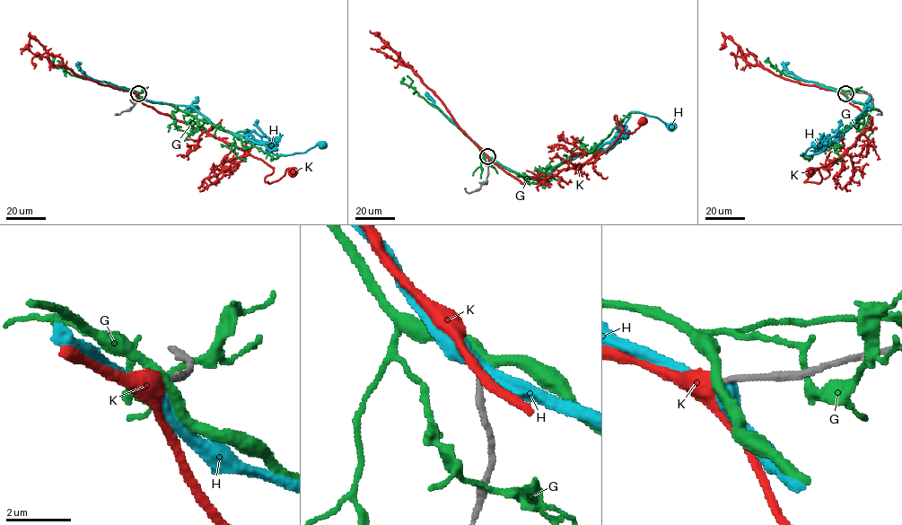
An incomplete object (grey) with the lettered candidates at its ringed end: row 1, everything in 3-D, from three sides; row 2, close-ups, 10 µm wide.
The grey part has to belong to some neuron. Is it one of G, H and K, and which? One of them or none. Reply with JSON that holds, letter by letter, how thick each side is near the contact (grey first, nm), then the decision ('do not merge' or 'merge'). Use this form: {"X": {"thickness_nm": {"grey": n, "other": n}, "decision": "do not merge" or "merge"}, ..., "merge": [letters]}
{"G": {"thickness_nm": {"grey": 170, "other": 300}, "decision": "do not merge"}, "H": {"thickness_nm": {"grey": 180, "other": 500}, "decision": "do not merge"}, "K": {"thickness_nm": {"grey": 170, "other": 420}, "decision": "merge"}, "merge": ["K"]}

